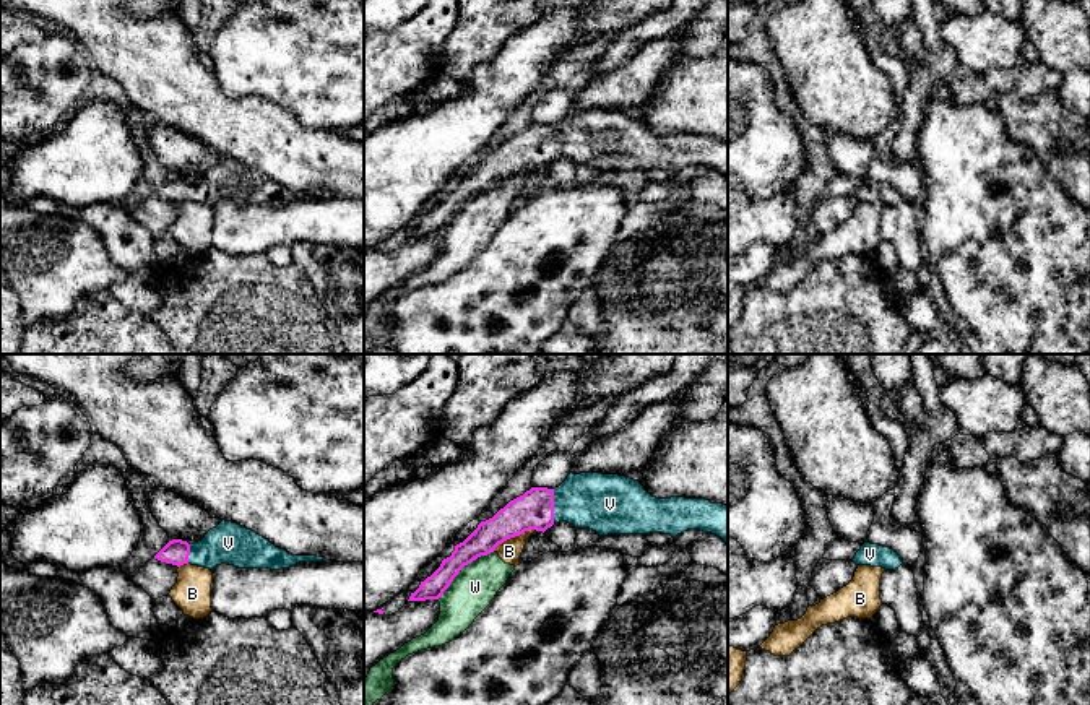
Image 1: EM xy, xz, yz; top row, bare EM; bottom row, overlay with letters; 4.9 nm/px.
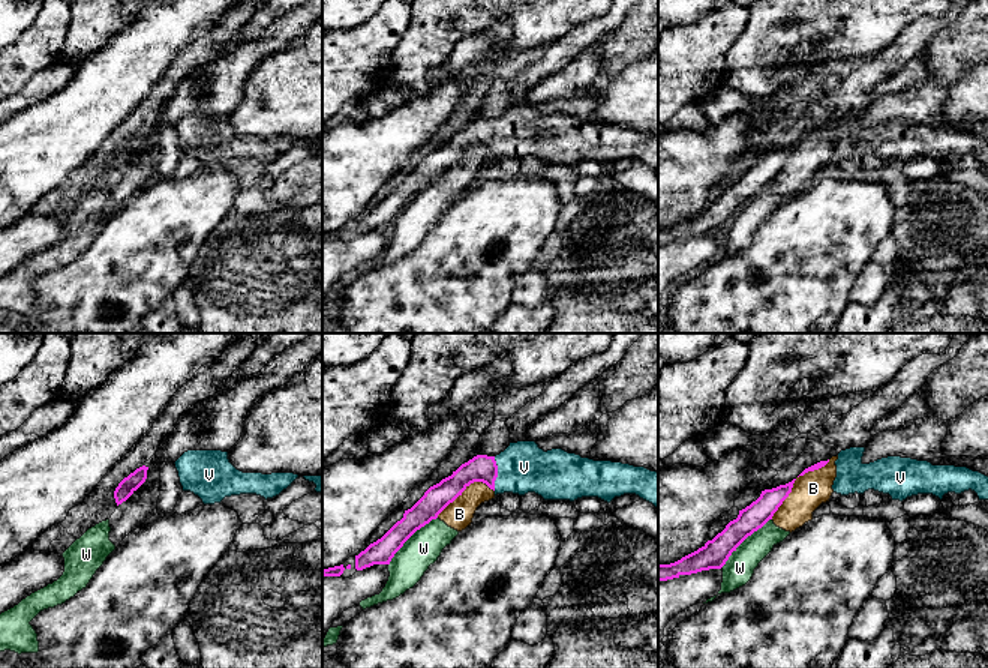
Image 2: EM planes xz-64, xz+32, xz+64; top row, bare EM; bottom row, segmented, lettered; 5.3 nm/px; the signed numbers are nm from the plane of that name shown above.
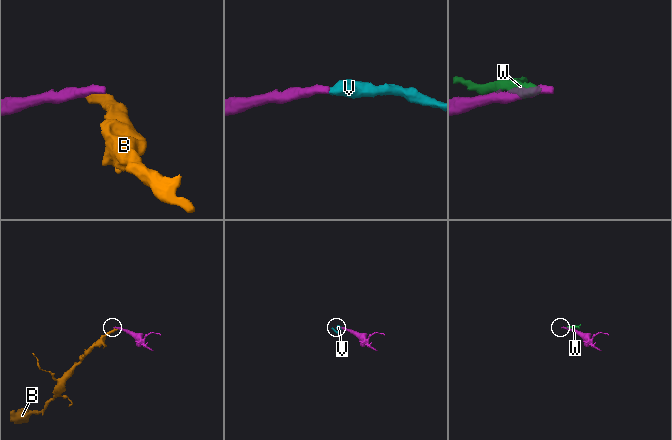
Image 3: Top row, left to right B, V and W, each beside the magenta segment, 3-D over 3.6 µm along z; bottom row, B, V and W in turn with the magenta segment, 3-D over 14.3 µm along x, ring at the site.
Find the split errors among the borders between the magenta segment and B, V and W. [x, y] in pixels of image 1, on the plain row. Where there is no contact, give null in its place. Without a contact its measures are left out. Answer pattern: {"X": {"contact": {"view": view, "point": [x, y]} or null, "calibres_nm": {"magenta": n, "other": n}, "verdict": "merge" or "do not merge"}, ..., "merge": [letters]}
{"B": {"contact": {"view": "xz", "point": [514, 173]}, "calibres_nm": {"magenta": 190, "other": 110}, "verdict": "do not merge"}, "V": {"contact": {"view": "xz", "point": [553, 142]}, "calibres_nm": {"magenta": 190, "other": 280}, "verdict": "merge"}, "W": {"contact": {"view": "xz", "point": [462, 203]}, "calibres_nm": {"magenta": 140, "other": 220}, "verdict": "do not merge"}, "merge": ["V"]}

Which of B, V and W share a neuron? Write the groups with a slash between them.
B W / V

